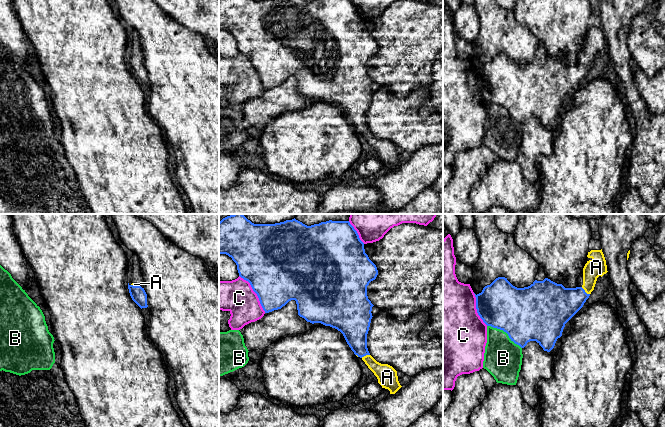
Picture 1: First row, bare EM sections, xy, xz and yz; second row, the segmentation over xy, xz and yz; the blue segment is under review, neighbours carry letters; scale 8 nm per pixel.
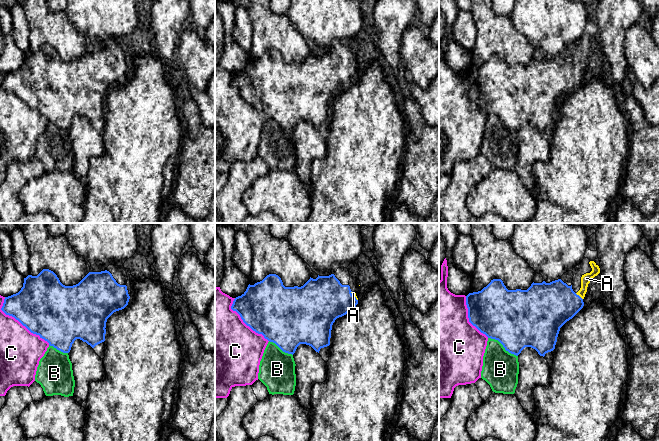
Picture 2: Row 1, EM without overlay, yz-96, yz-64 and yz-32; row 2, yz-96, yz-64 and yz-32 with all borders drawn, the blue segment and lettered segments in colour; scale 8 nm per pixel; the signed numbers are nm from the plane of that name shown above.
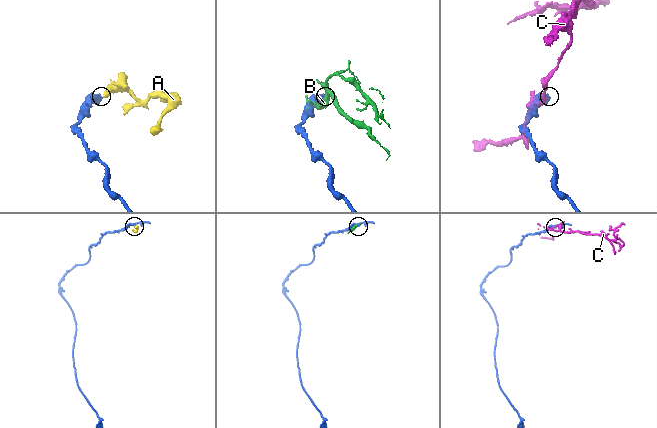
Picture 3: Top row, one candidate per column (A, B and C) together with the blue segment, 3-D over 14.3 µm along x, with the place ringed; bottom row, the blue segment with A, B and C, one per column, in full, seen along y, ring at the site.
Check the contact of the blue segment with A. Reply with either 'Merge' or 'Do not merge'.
Merge

